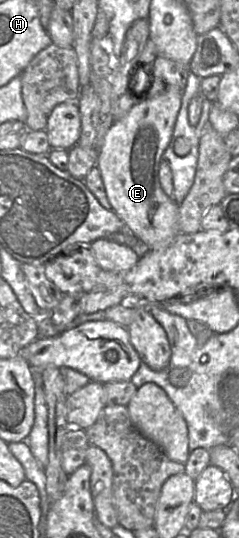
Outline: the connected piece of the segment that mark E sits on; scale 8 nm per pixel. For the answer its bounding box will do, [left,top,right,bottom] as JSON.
[96,85,182,249]

